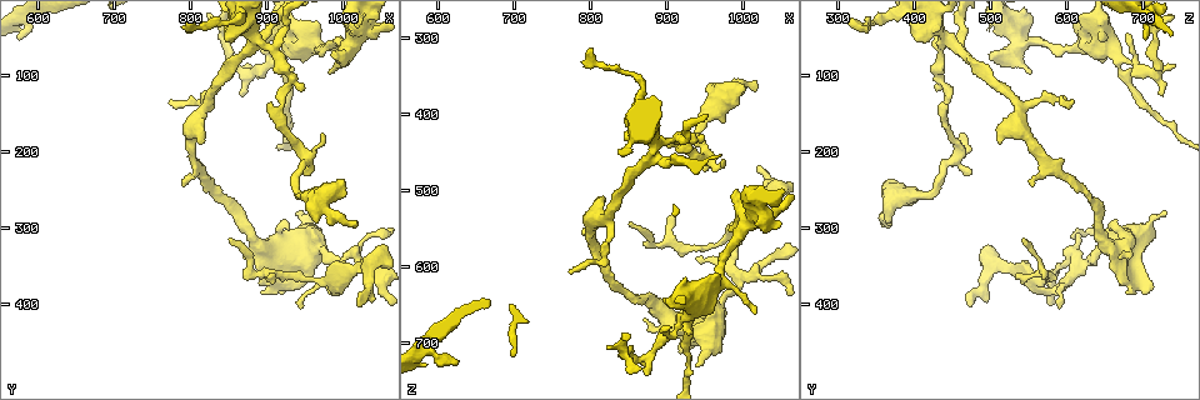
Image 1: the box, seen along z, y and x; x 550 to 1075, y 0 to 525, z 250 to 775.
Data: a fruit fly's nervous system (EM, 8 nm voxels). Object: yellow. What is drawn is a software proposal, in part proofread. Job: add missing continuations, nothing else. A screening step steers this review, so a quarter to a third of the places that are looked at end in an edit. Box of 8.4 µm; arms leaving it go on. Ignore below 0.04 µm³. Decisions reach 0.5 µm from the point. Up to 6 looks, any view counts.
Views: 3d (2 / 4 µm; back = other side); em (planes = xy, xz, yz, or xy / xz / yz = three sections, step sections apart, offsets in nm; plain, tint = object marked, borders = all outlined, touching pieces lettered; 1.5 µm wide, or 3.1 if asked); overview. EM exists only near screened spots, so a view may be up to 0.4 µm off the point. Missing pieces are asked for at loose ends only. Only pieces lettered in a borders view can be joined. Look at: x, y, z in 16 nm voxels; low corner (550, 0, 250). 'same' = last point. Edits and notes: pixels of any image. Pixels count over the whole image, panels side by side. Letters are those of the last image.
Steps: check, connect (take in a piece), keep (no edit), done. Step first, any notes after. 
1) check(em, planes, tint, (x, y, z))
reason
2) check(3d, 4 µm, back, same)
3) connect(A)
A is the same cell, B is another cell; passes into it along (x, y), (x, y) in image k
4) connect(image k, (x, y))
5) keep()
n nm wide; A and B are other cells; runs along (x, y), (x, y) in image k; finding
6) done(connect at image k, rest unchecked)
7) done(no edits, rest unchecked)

check(em, planes, borders, (870, 125, 720))
thin end

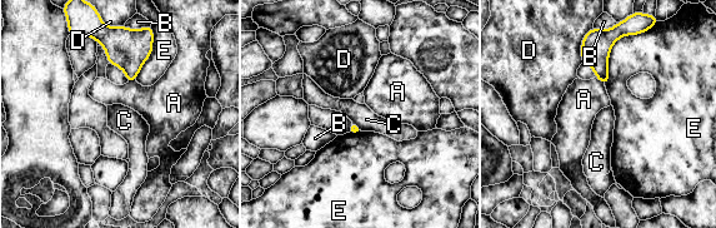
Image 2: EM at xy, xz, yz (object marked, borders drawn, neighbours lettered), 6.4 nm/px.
keep()
A, B, C, D and E are other cells; border along (351, 120), (362, 130) in image 2; none of them fits

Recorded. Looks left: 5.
check(em, planes, borders, (900, 50, 645))
an open end

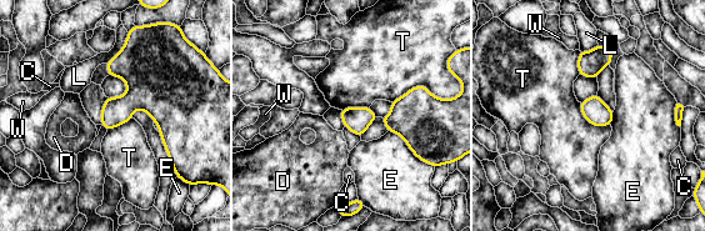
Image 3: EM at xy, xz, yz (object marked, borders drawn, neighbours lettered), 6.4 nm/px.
keep()
E touches over 320 nm; C, D, E, L, T and W are other cells; no lettered piece goes on from it

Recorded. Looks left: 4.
check(em, xy, step 8, borders, (1025, 400, 480))
thin end

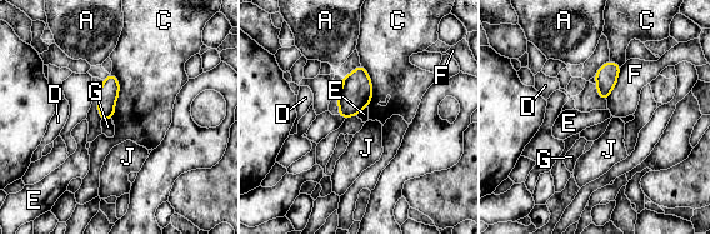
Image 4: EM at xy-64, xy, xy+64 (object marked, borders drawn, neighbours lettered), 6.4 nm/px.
check(em, planes, borders, same)
another direction

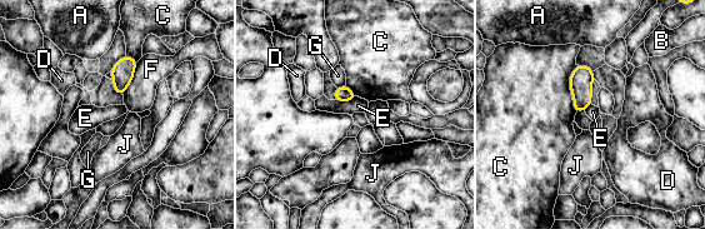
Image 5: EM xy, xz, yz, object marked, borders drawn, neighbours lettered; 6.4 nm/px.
keep()
A, B, C, D, E, F, G and J are other cells; no lettered piece goes on from it

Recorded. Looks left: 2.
done(no edits, rest unchecked)

